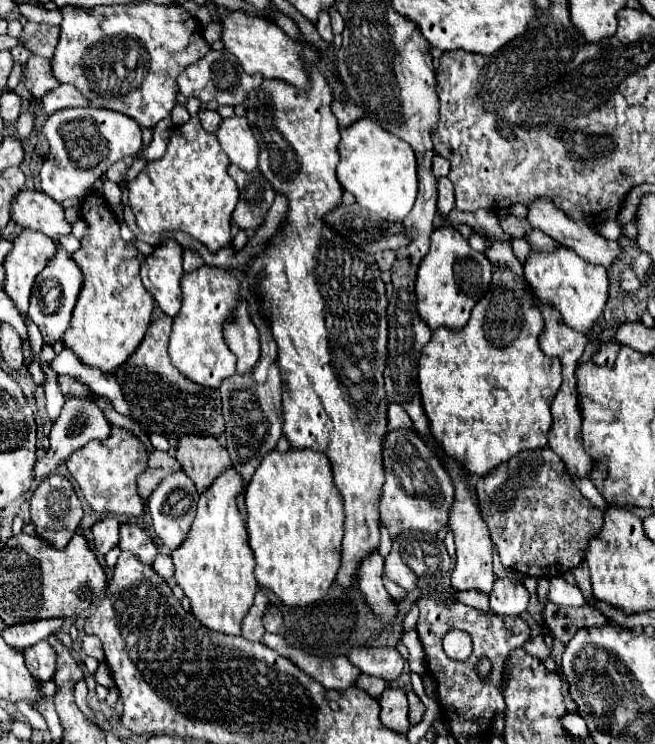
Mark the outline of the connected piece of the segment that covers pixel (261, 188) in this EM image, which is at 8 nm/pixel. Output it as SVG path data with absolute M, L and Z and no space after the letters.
M230 165L228 173L240 189L240 201L232 213L232 221L244 231L254 231L264 223L264 217L274 203L276 191L258 169L248 173L236 165Z

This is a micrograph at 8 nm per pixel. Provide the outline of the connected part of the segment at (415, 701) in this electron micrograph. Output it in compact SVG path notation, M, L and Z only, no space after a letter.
M408 691L408 705L410 705L410 713L408 713L408 719L410 719L410 725L416 725L420 723L426 707L422 705L422 701L418 699L418 695L414 691Z

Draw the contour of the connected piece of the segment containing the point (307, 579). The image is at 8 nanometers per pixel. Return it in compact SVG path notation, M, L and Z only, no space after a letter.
M272 449L260 461L244 497L248 507L248 537L256 557L254 573L258 585L274 591L286 605L310 605L320 601L340 569L344 537L344 507L342 497L332 481L330 459L324 453L308 449L288 449L284 453Z

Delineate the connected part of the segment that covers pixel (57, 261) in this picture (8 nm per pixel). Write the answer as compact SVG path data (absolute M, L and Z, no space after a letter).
M58 247L56 257L38 273L34 289L32 289L32 297L30 297L28 315L38 325L38 329L42 331L42 337L48 345L54 341L60 341L64 331L68 329L72 309L74 309L78 293L82 289L82 281L84 281L82 271L78 269L74 259L62 247Z

